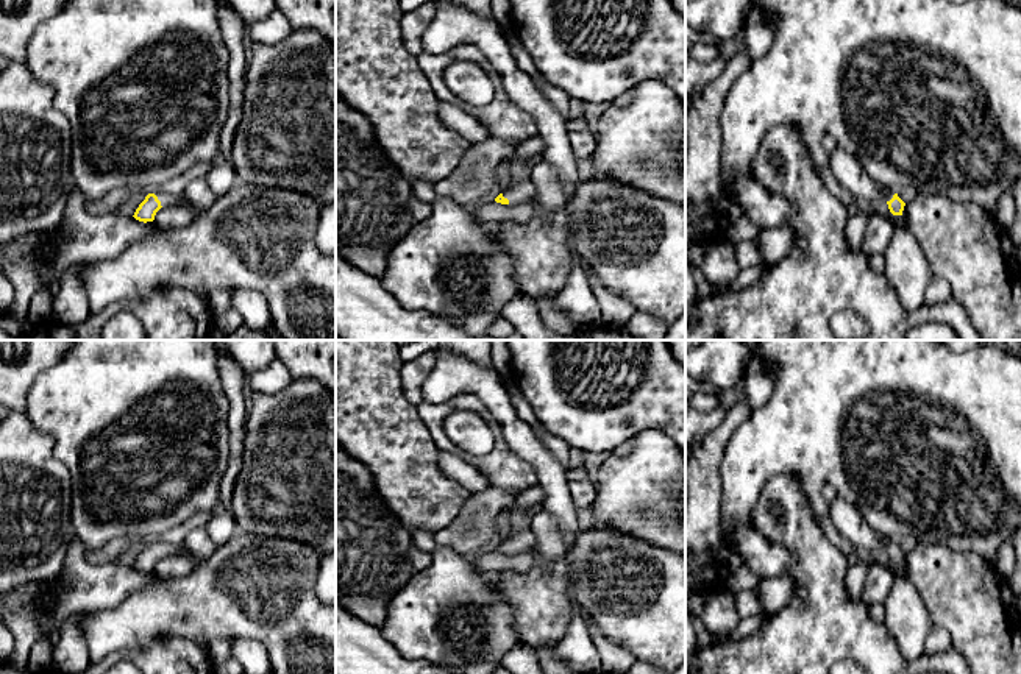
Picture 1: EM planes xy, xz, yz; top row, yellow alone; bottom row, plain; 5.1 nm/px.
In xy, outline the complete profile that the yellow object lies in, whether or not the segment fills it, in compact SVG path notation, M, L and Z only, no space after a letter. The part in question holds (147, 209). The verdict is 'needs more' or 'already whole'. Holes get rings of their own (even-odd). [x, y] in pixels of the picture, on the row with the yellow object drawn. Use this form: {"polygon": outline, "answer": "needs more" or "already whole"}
{"polygon": "M155 190L153 193L148 193L145 197L145 200L139 204L139 208L136 209L133 217L139 222L144 222L144 223L153 222L156 212L161 208L181 204L183 201L186 201L184 197Z", "answer": "needs more"}

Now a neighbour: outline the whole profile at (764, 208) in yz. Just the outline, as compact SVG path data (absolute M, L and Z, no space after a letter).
M737 176L728 189L731 198L743 206L745 217L762 229L784 225L790 215L788 198L765 189L752 176Z

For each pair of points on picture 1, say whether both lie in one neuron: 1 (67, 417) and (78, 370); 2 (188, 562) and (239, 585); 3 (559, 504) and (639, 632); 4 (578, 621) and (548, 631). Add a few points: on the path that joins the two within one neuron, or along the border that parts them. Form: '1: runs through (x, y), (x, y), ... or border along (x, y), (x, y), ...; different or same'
1: runs through (78, 406), (78, 381); same
2: border along (202, 559), (184, 576), (164, 581); different
3: border along (581, 529), (576, 540), (567, 549); different
4: border along (567, 588), (573, 618), (567, 632), (556, 643); different

